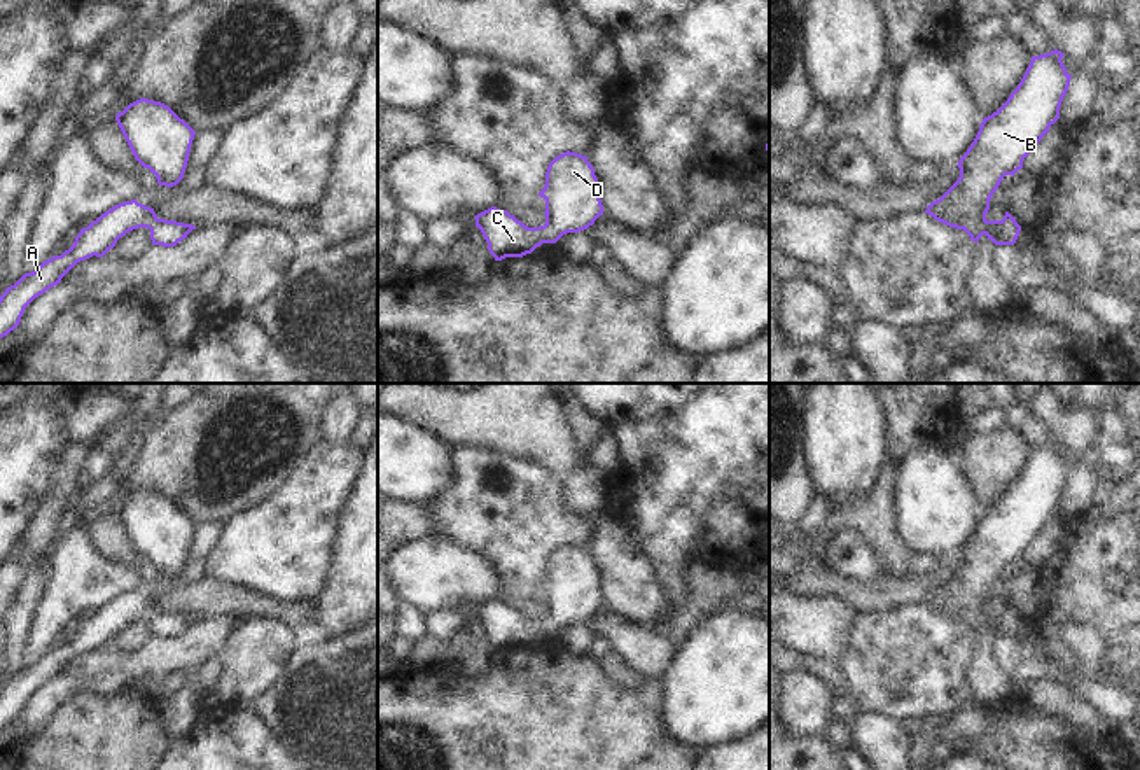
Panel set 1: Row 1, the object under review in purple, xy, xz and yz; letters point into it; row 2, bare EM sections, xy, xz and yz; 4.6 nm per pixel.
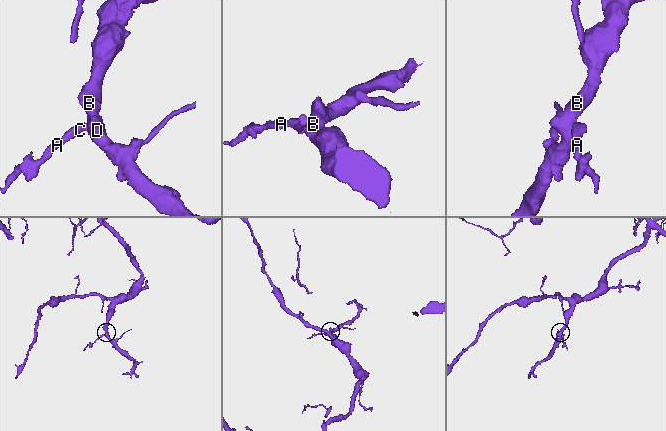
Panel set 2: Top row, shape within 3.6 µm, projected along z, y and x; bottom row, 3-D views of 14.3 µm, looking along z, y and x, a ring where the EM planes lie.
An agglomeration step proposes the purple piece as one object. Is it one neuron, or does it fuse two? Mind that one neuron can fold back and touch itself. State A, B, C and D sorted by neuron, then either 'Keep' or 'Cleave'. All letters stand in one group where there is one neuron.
Groups: A B C D. Keep.

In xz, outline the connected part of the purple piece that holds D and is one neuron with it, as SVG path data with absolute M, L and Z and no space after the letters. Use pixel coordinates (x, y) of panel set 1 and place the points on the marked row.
M567 150L549 163L539 196L546 200L546 224L539 228L528 228L497 206L474 217L495 261L532 254L542 243L587 229L603 215L594 168L577 152Z

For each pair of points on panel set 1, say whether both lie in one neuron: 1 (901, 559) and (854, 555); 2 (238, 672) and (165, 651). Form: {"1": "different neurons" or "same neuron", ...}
{"1": "different neurons", "2": "different neurons"}

